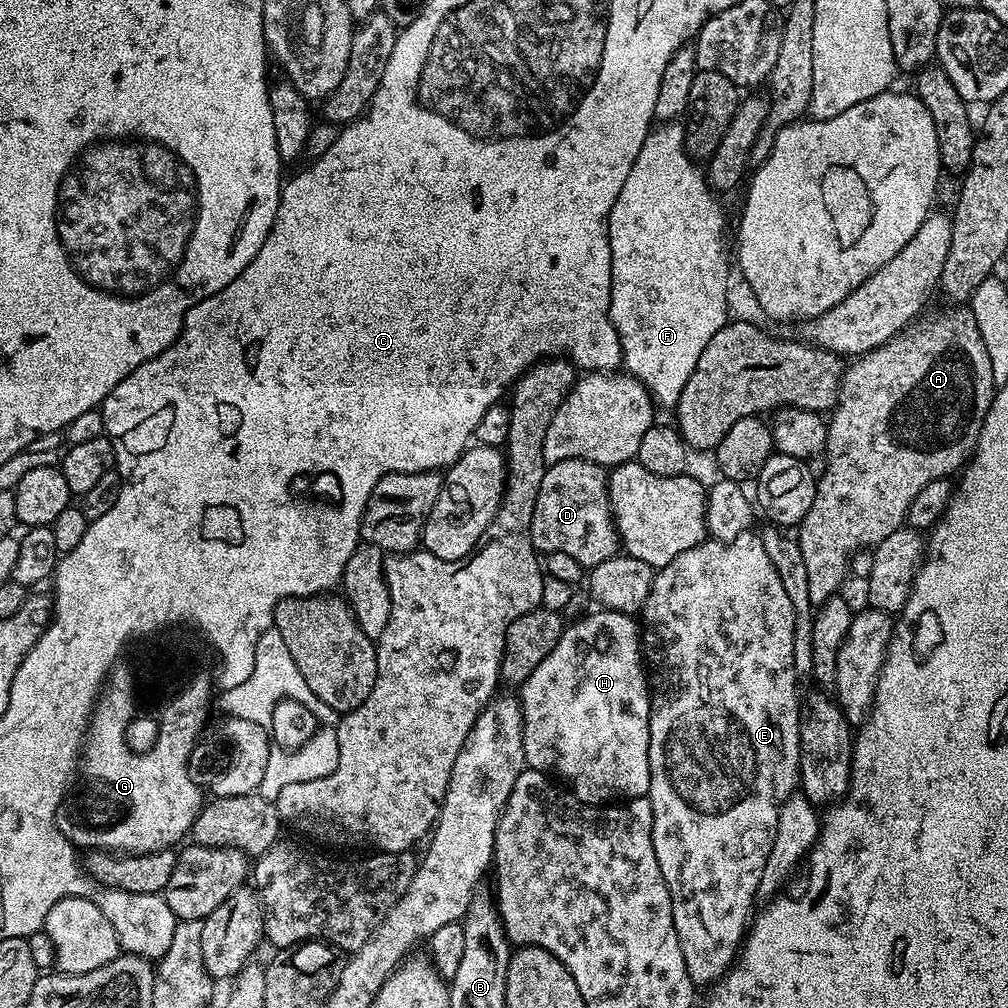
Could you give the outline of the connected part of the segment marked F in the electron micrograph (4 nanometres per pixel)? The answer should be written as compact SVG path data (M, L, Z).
M664 122L653 127L649 131L642 150L638 150L638 158L634 158L634 166L630 166L630 175L626 177L626 183L618 198L614 198L614 206L608 215L608 245L612 255L612 289L610 290L610 318L620 335L622 346L623 367L636 379L641 380L644 387L652 393L653 397L668 410L675 409L678 398L682 394L682 386L694 374L694 366L698 366L698 358L702 358L702 350L718 330L722 330L724 324L729 323L728 316L728 260L730 264L730 252L724 249L724 208L720 205L721 197L717 195L703 167L694 162L689 156L688 148L684 144L685 125L680 122Z

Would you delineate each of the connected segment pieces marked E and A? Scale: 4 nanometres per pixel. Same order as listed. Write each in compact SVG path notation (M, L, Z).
M749 530L738 534L730 542L723 544L721 540L705 539L704 543L686 550L686 554L678 554L665 568L659 569L653 578L650 586L649 596L645 600L642 609L642 655L646 665L648 683L650 685L650 695L652 705L650 706L650 786L646 799L652 803L652 841L654 842L654 854L658 858L658 866L662 870L662 878L670 890L672 899L672 913L674 914L674 930L678 930L678 942L682 946L682 958L686 962L686 974L690 974L693 984L697 986L711 986L732 967L739 951L741 943L746 935L746 929L750 924L750 917L753 915L752 900L757 899L756 891L762 882L762 870L766 870L766 858L770 858L770 846L774 842L774 834L778 830L778 810L780 804L787 796L791 796L798 788L798 777L800 774L800 706L801 701L796 700L796 683L798 677L794 670L794 606L790 606L790 597L786 595L786 590L782 587L782 578L778 578L778 570L770 562L766 555L766 546L762 546L759 535L755 531Z
M956 306L945 316L936 316L933 320L921 319L911 326L899 332L894 338L890 338L882 346L878 346L872 352L855 357L845 367L844 376L840 379L840 393L836 399L835 408L831 409L827 417L828 441L824 444L823 455L828 456L824 464L824 473L819 473L816 482L816 493L810 510L806 510L806 518L802 518L795 533L795 540L800 544L802 558L806 558L806 574L810 577L810 602L814 606L825 604L832 596L841 591L844 584L844 575L848 572L848 559L859 548L871 549L881 544L894 530L905 527L910 510L910 502L921 492L922 486L928 485L935 480L943 480L951 477L951 472L959 473L967 465L972 451L982 430L982 422L992 405L992 397L998 386L994 382L994 374L990 374L990 354L986 354L986 346L982 343L982 334L978 334L978 322L974 322L974 314L964 306Z

